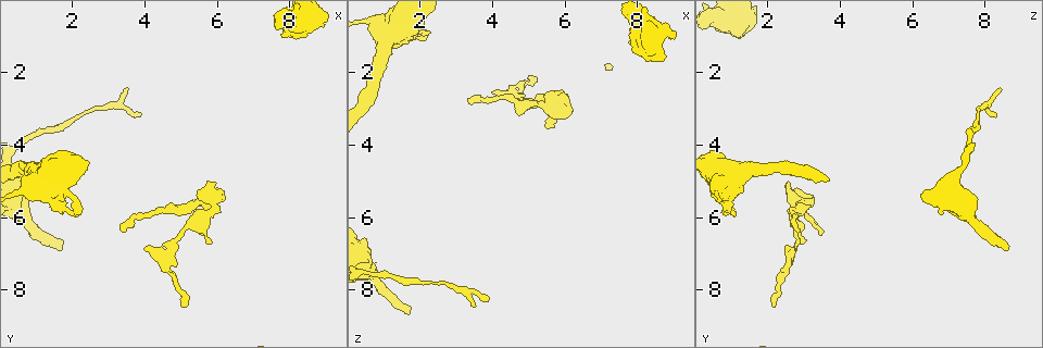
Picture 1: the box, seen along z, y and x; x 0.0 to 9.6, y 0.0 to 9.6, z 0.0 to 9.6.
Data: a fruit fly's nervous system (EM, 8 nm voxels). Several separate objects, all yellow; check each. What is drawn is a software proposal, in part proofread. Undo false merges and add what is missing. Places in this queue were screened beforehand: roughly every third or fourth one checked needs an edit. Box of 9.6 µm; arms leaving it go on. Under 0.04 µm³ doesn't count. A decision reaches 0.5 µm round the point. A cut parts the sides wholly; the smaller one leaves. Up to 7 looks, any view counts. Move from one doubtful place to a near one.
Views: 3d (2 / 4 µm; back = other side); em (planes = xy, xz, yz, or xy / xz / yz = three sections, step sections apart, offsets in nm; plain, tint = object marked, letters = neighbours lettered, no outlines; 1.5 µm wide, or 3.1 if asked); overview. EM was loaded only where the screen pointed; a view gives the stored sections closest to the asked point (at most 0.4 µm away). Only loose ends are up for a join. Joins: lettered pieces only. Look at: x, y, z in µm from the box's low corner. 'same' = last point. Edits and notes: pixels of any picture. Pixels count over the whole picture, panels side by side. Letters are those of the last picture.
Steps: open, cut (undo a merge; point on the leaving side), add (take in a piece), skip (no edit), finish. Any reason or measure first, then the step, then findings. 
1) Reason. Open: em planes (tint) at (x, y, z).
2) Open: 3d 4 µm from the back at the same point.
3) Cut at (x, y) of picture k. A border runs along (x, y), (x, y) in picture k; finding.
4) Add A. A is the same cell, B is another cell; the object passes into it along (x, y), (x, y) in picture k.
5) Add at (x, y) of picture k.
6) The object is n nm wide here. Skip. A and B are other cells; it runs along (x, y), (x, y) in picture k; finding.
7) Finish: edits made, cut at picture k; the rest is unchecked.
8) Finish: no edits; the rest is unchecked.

Free end. Open: em xy step 4 (tint) at (5.80, 5.05, 2.50).

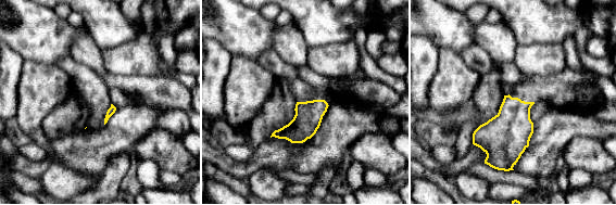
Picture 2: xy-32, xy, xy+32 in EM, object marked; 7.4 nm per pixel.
See the neighbours. Open: em xy step 4 (letters) at the same point.

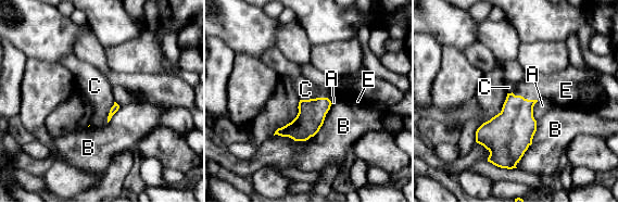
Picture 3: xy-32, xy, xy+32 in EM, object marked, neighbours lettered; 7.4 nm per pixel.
Add E. E is the same cell, A, B and C are other cells; the cell continues.

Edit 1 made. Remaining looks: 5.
Thin end. Open: em xz step 4 (letters) at (5.00, 8.40, 2.15).

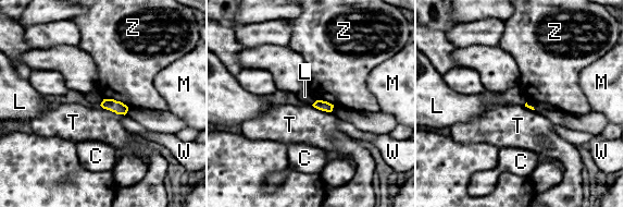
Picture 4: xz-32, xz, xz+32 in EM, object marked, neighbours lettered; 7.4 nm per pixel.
Skip. C, L, M, T, W and Z are other cells; no lettered piece goes on from it.

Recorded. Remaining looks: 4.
An open end. Open: em xz step 4 (letters) at (1.75, 6.85, 8.60).

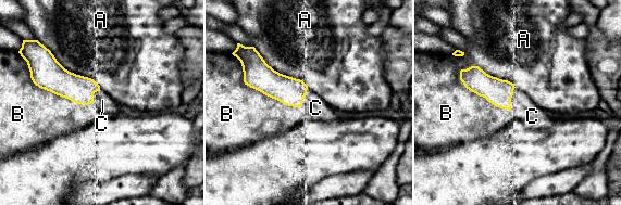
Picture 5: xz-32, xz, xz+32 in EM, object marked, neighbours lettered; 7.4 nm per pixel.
Open: em planes (letters) at the same point.

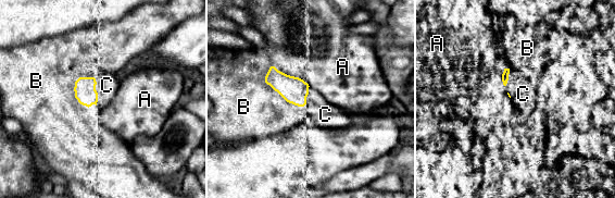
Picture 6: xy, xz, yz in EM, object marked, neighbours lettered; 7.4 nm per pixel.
Add C. C is the same cell, A and B are other cells; the cell continues.

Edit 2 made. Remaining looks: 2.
Finish: edits made, add at picture 3, add at picture 6; the rest is unchecked.

